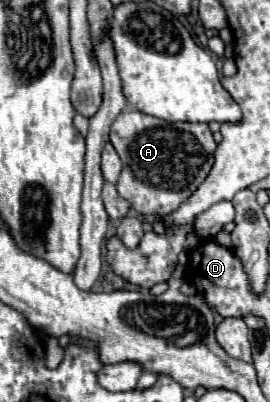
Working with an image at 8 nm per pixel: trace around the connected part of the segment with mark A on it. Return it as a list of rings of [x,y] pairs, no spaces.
[[[122,111],[122,115],[114,119],[110,127],[110,143],[114,145],[124,163],[124,169],[116,183],[118,195],[126,199],[138,213],[156,215],[160,219],[170,215],[170,211],[176,211],[182,205],[182,199],[186,199],[186,195],[192,195],[198,189],[202,179],[206,179],[208,171],[212,169],[216,151],[212,131],[206,123],[170,123],[140,111]]]

